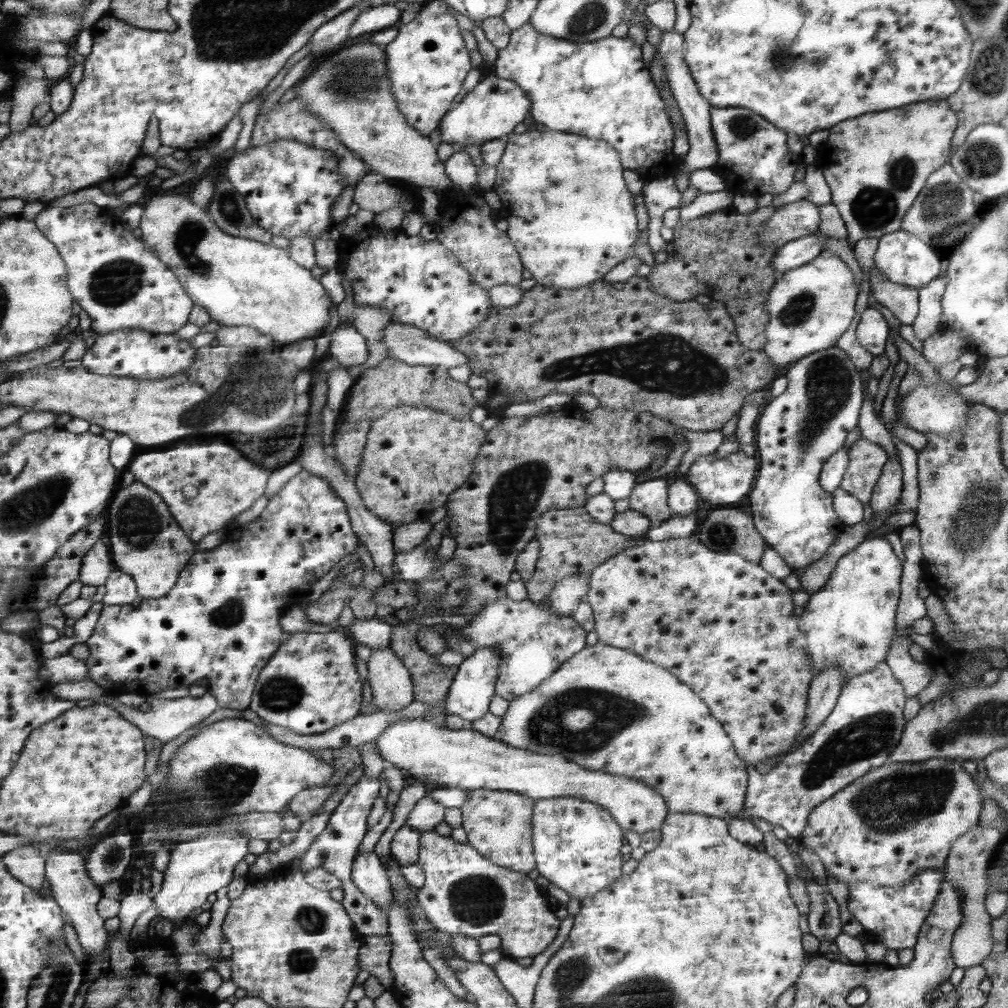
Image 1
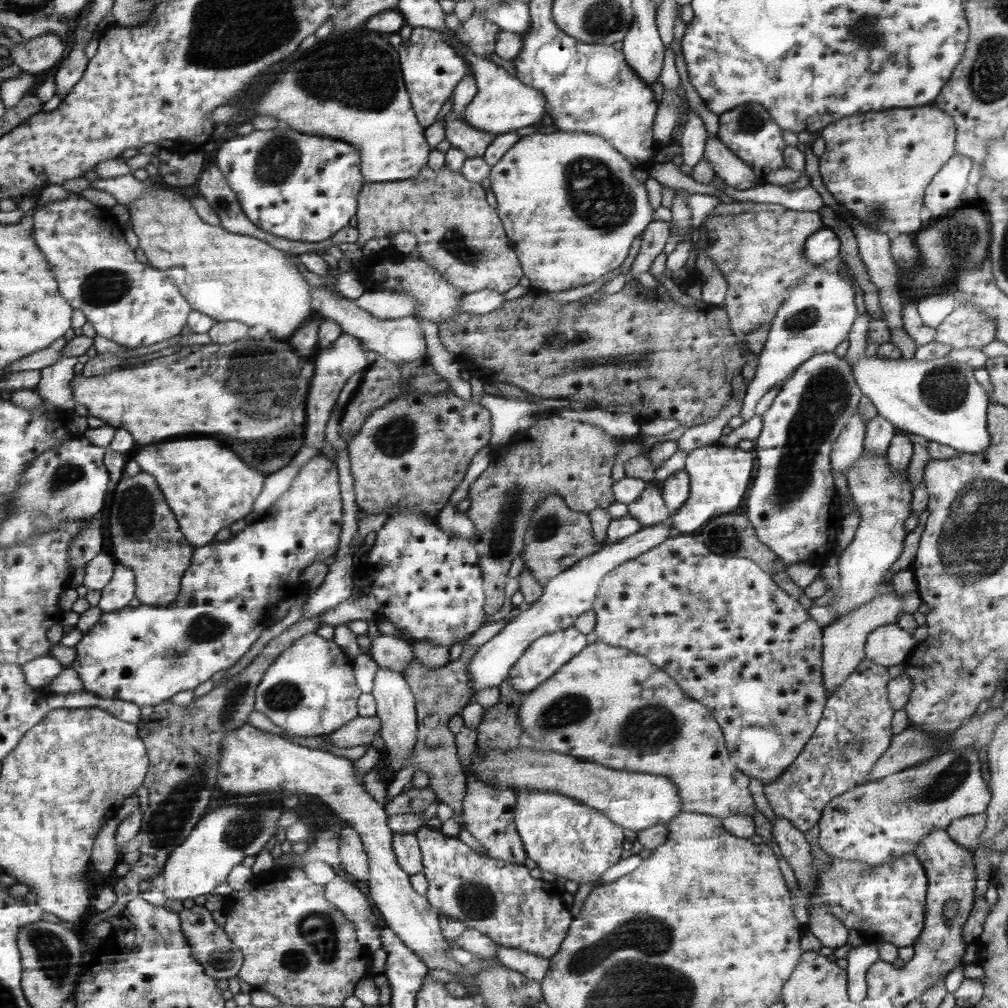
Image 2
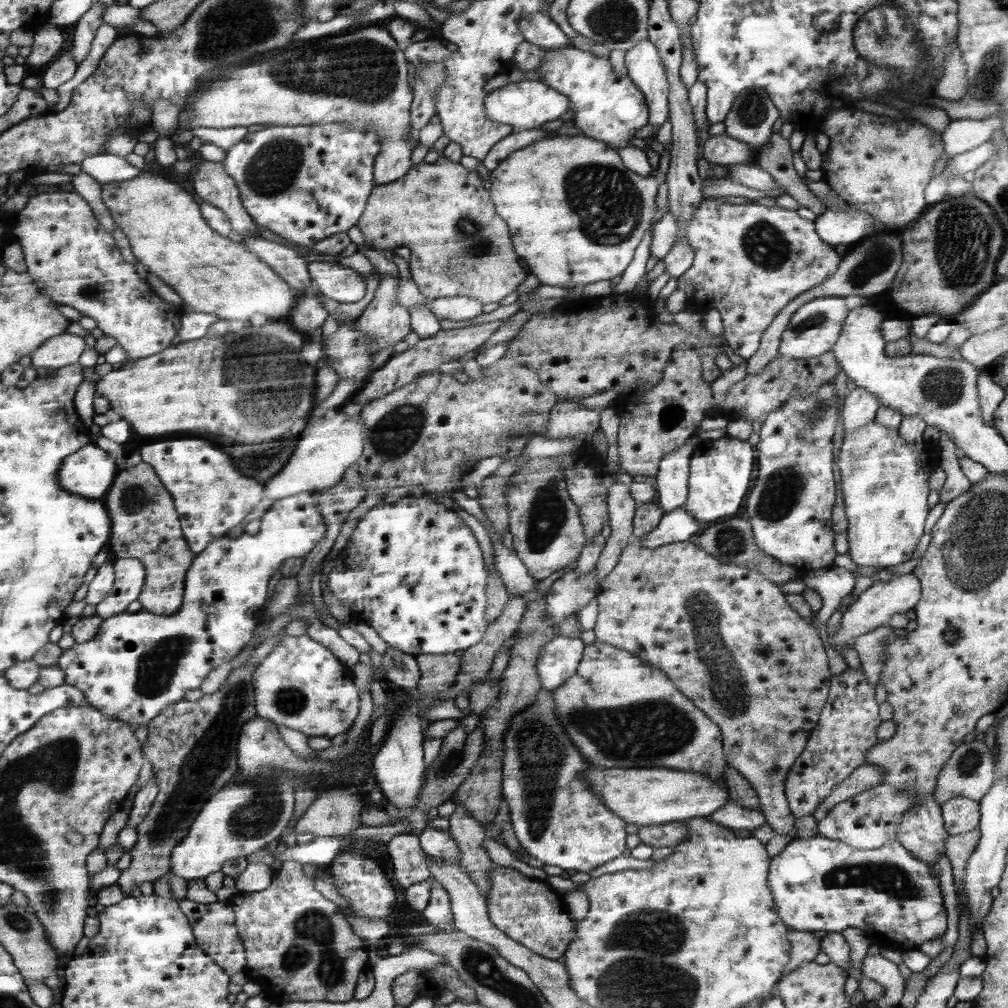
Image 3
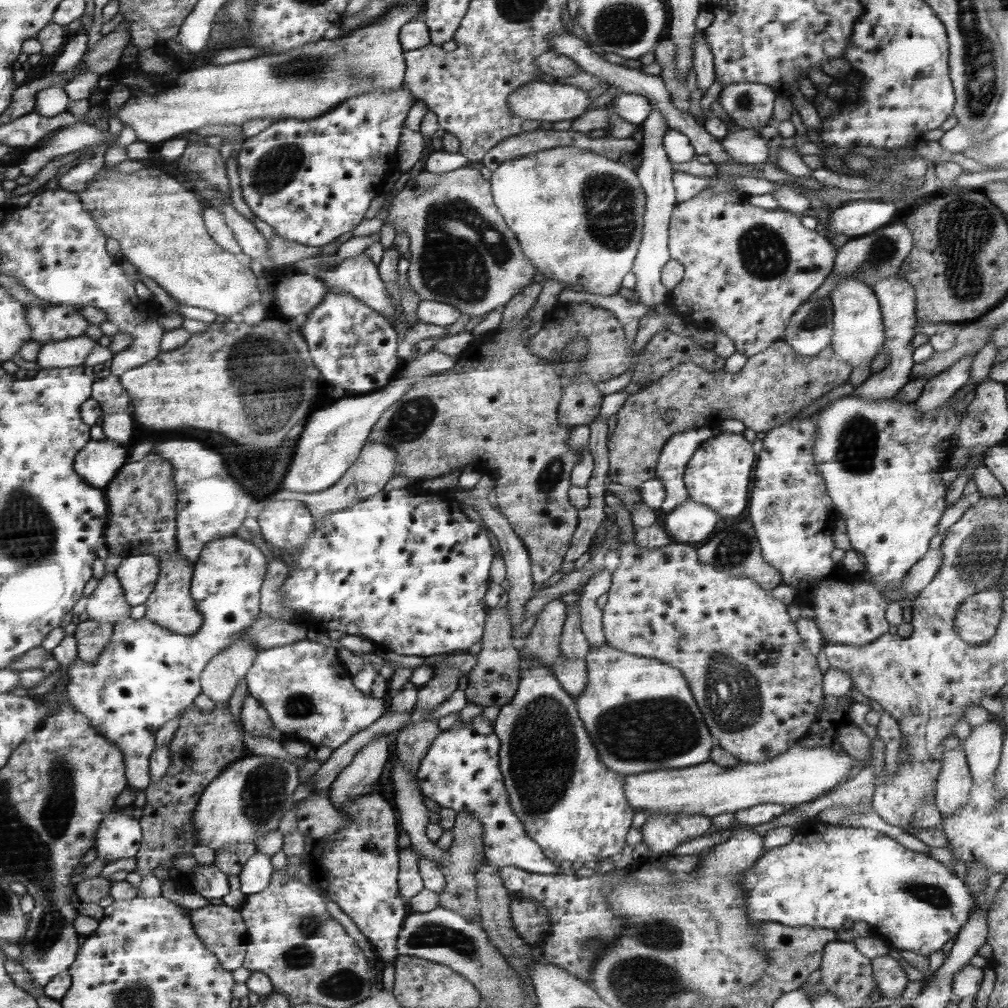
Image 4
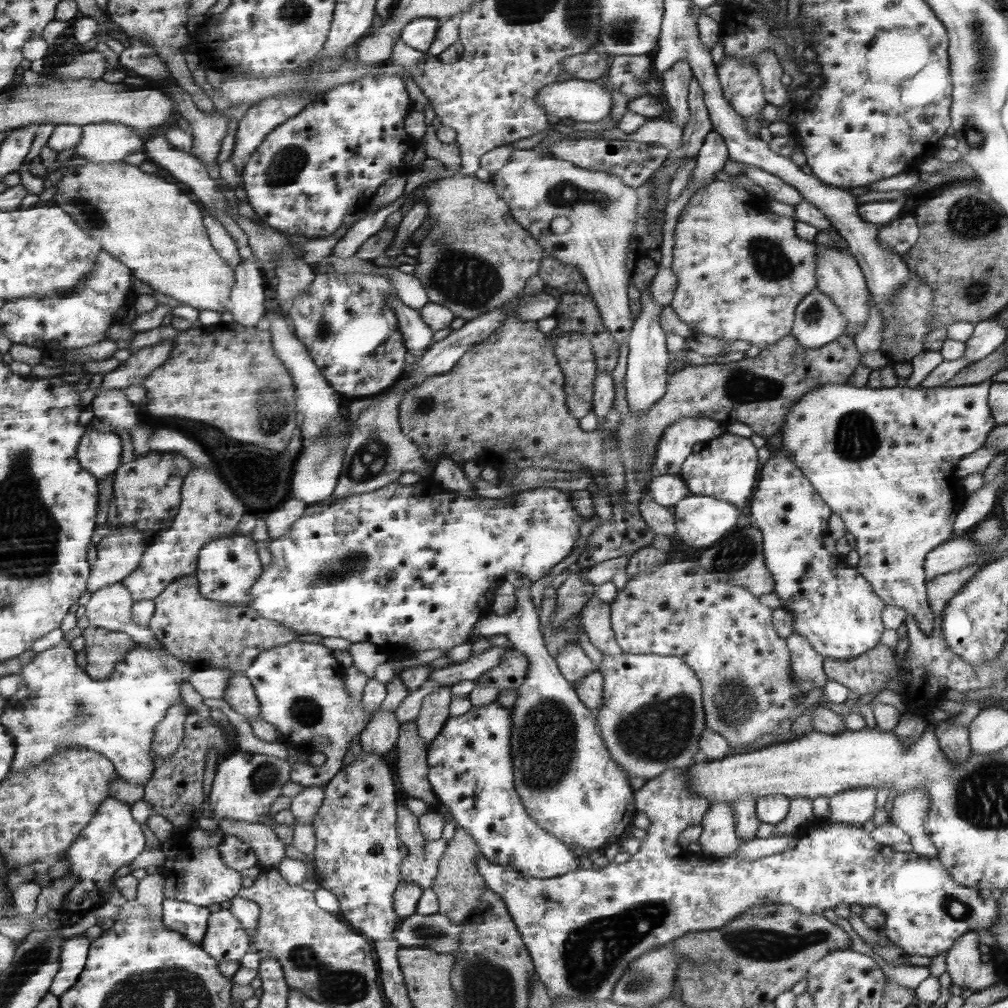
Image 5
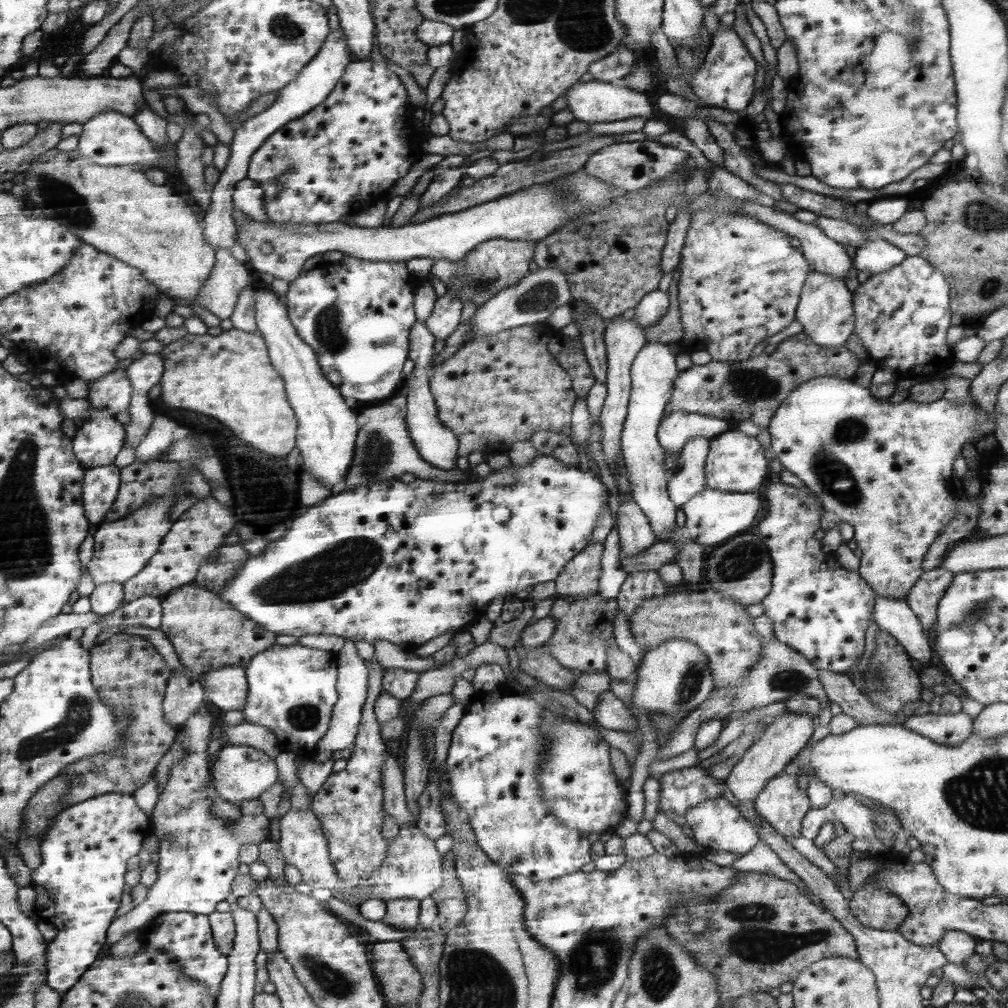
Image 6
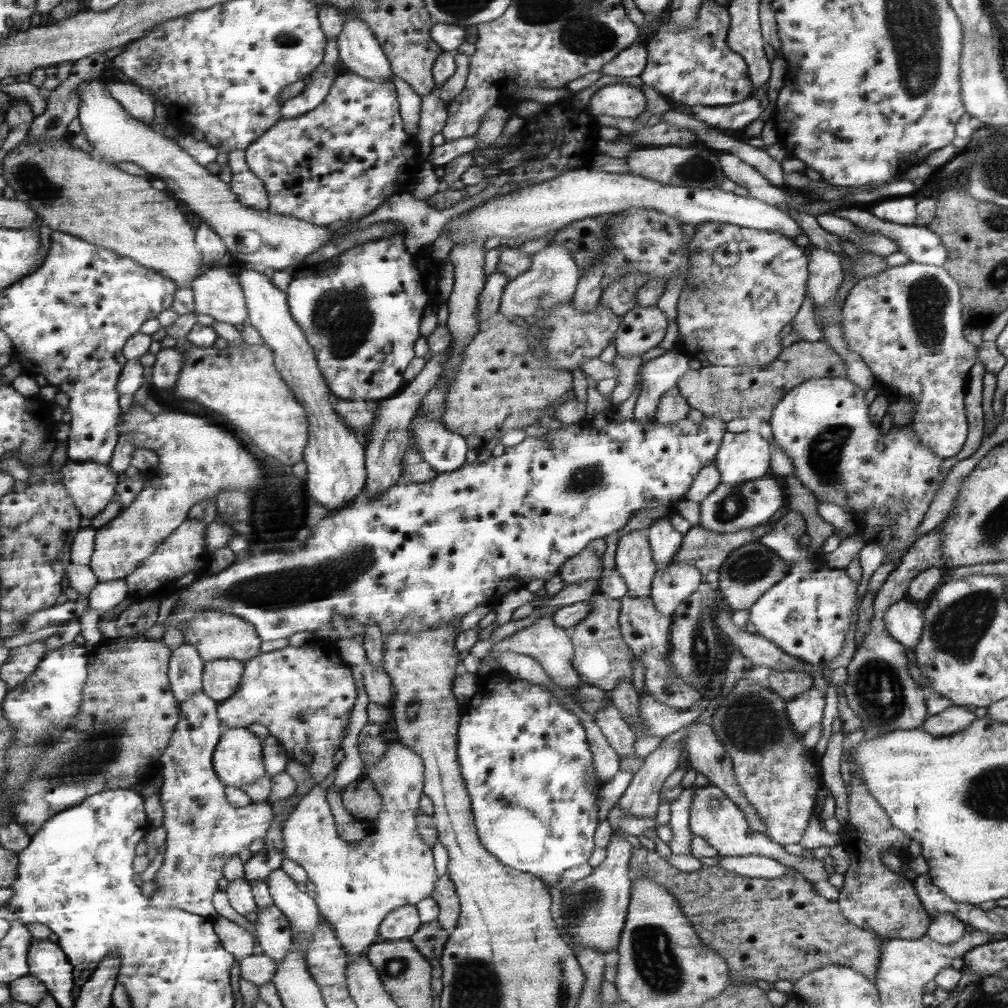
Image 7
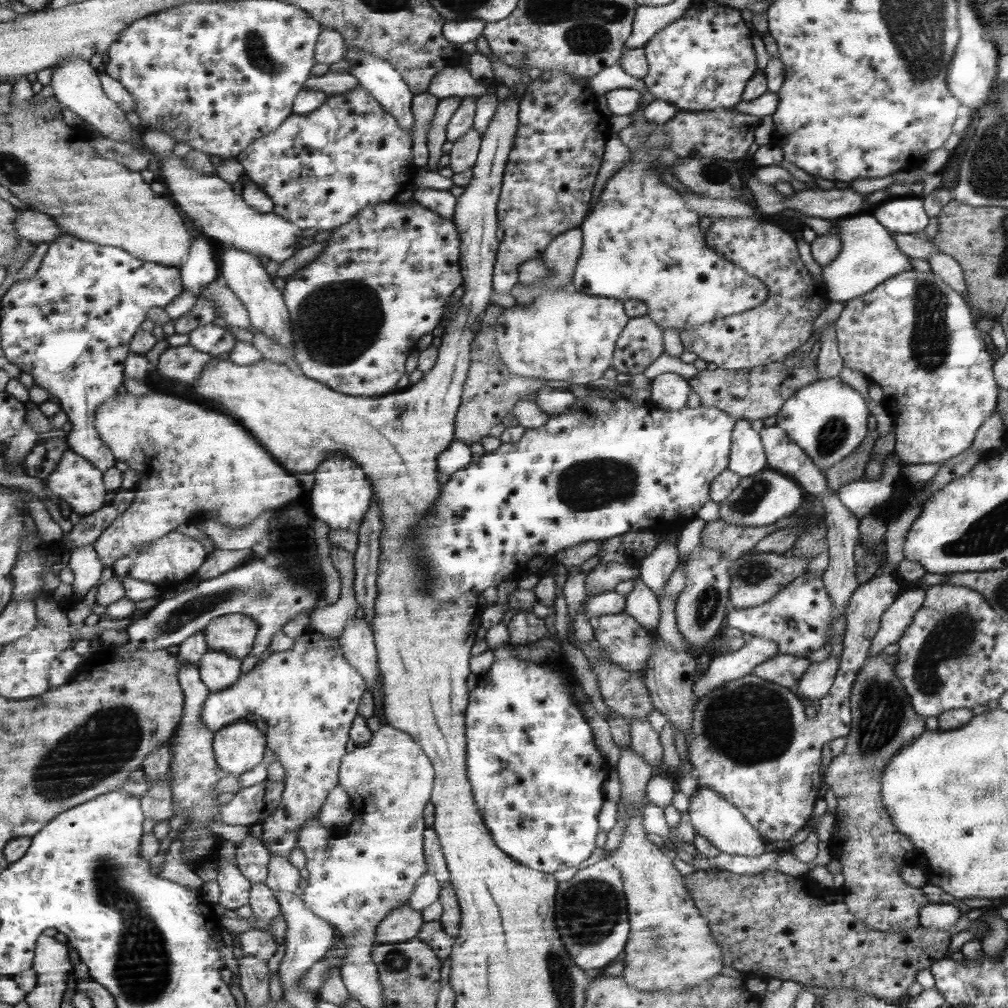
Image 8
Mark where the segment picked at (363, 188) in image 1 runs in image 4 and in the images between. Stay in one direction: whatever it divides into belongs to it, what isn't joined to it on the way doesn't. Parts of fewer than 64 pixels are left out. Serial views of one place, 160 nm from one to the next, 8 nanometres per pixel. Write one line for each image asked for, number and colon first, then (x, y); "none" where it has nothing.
2: (457, 234)
3: (458, 246)
4: (462, 252)

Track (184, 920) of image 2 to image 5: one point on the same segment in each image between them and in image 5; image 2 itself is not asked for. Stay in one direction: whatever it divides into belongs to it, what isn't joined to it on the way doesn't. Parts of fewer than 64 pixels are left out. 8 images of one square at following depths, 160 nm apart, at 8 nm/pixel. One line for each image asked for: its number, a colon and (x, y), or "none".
3: (214, 924)
4: (223, 929)
5: (226, 939)

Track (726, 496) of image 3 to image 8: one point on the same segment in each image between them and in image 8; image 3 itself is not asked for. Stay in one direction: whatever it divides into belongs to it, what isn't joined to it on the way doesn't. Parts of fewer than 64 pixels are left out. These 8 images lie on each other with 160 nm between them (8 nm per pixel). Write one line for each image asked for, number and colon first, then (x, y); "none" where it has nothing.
4: (717, 474)
5: (726, 467)
6: (734, 463)
7: (742, 457)
8: (746, 458)

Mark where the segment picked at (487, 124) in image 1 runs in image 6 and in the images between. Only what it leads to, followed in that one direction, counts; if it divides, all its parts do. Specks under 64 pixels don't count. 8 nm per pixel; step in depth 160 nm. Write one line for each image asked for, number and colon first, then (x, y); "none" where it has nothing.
2: (502, 104)
3: (524, 105)
4: (540, 101)
5: (576, 100)
6: (591, 102)

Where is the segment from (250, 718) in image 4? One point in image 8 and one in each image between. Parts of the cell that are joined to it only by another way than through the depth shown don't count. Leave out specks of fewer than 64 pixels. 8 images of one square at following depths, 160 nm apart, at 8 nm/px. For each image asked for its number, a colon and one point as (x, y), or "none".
5: (241, 695)
6: (228, 689)
7: (222, 678)
8: (219, 671)

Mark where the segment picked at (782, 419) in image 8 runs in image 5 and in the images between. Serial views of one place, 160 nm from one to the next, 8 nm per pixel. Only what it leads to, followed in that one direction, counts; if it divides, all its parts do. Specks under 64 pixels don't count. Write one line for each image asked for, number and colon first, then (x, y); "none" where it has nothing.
5: (882, 459)
6: (884, 468)
7: (887, 481)

